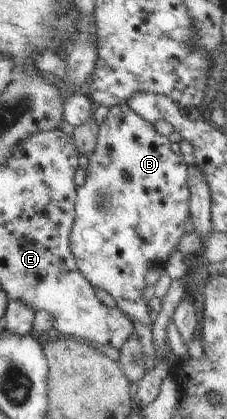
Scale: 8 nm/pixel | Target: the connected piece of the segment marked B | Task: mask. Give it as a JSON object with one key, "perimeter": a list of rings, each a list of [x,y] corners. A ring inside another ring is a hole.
{"perimeter":[[[117,104],[110,108],[107,114],[107,118],[101,122],[98,130],[97,146],[93,150],[93,154],[88,158],[88,166],[86,169],[85,183],[82,186],[76,187],[76,199],[75,199],[75,220],[72,226],[69,244],[75,264],[79,272],[94,286],[108,292],[113,300],[116,302],[116,307],[121,309],[121,312],[125,316],[129,317],[129,320],[137,322],[143,326],[153,328],[153,315],[154,312],[150,311],[149,303],[145,304],[145,297],[142,293],[145,291],[145,276],[147,272],[153,272],[153,267],[160,266],[165,267],[169,264],[169,258],[171,258],[171,252],[178,250],[181,236],[186,232],[185,224],[189,220],[190,216],[190,192],[188,187],[189,171],[188,171],[188,158],[182,154],[178,155],[173,153],[170,148],[171,142],[167,137],[161,135],[155,131],[153,121],[145,120],[142,116],[139,116],[132,108],[125,104]]]}

